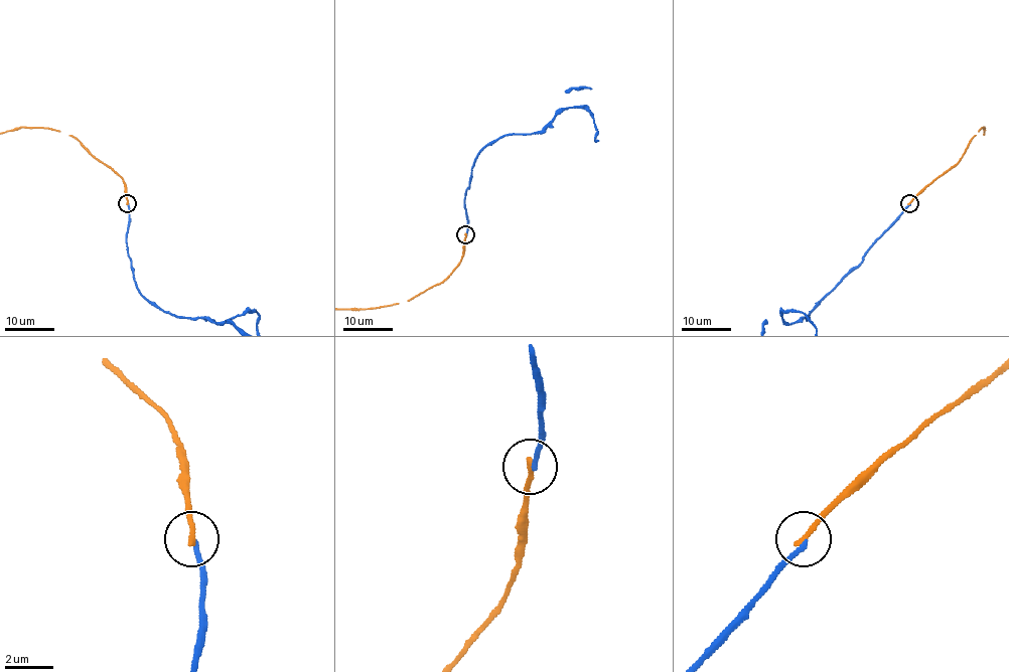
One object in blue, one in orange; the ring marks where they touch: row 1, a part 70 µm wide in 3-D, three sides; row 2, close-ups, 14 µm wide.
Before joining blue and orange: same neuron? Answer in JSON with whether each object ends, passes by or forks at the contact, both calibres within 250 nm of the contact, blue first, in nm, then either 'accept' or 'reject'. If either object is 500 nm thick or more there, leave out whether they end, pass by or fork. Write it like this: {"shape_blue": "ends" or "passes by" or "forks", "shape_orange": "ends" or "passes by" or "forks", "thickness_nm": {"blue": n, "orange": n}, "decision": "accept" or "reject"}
{"shape_blue": "ends", "shape_orange": "ends", "thickness_nm": {"blue": 200, "orange": 220}, "decision": "reject"}

